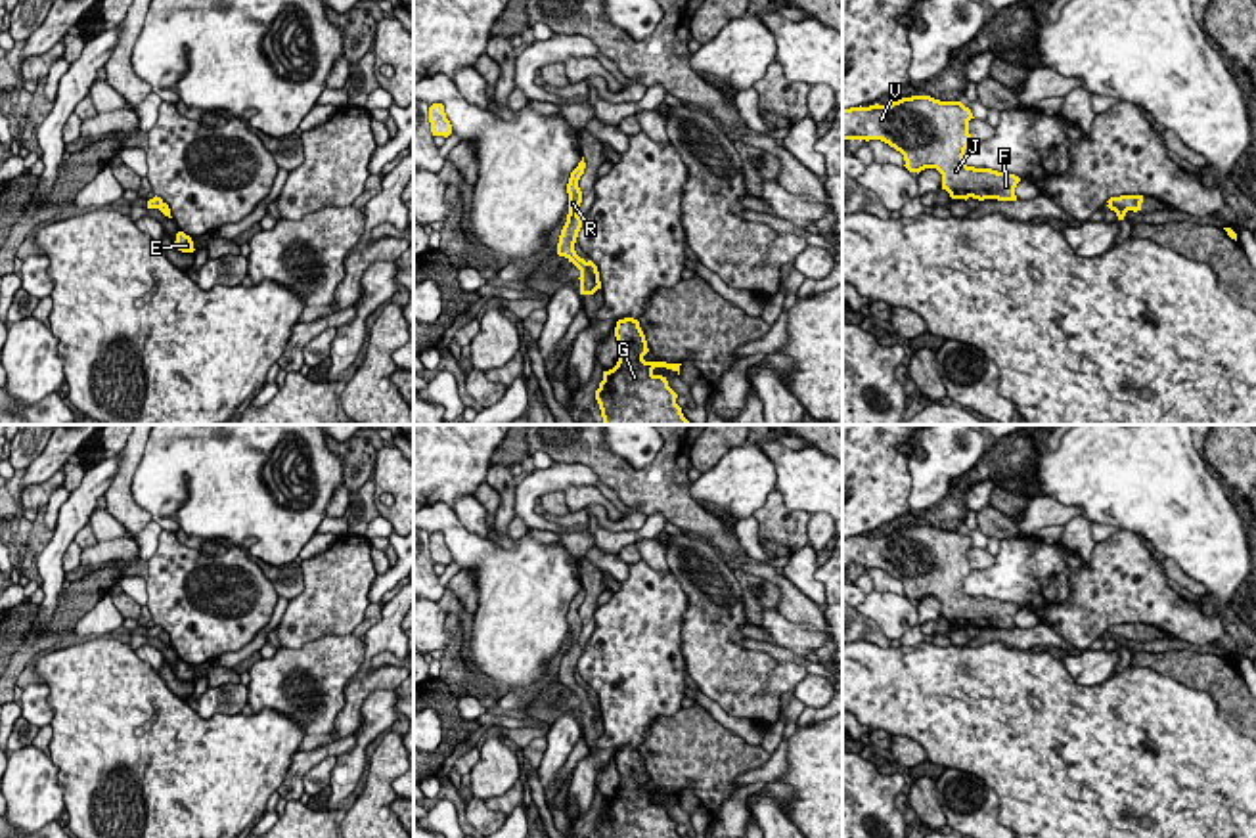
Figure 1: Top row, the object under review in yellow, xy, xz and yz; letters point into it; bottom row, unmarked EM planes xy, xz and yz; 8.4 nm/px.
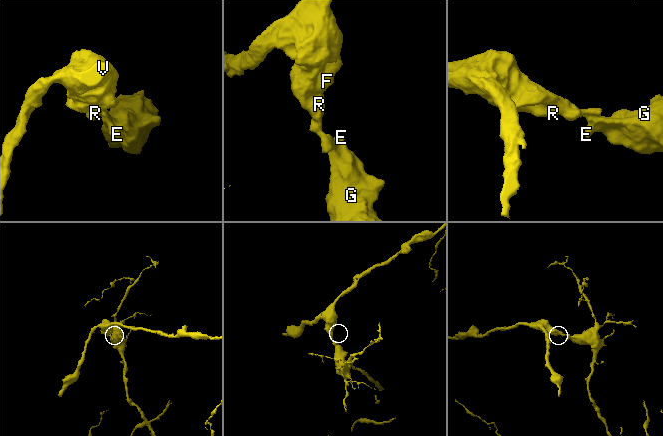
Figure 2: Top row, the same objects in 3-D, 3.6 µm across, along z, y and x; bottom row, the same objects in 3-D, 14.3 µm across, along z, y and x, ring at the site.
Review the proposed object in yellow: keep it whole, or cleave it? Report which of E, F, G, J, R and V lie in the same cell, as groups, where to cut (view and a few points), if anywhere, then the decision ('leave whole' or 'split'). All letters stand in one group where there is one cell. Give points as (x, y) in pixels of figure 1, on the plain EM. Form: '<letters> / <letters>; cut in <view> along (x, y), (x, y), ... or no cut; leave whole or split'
E G / F J R V; cut in xz along (586, 691), (592, 708), (600, 716); split

